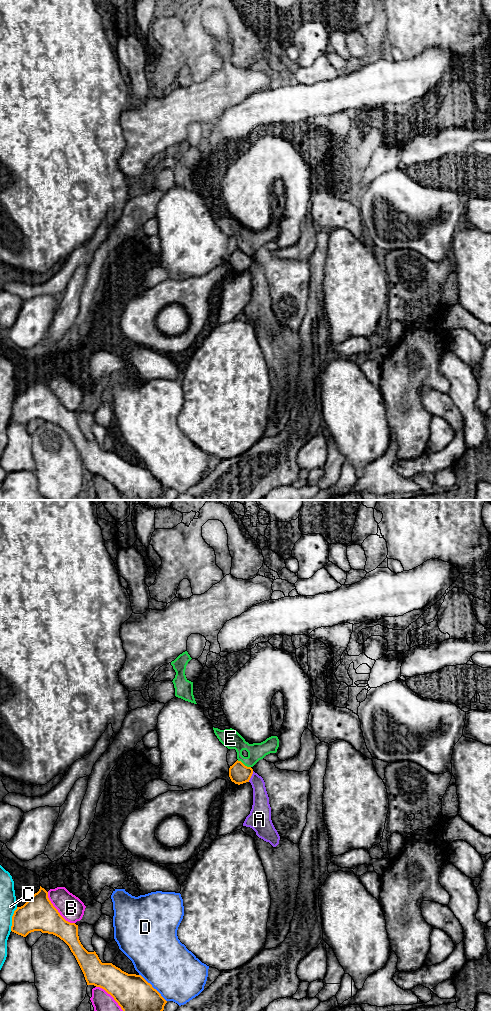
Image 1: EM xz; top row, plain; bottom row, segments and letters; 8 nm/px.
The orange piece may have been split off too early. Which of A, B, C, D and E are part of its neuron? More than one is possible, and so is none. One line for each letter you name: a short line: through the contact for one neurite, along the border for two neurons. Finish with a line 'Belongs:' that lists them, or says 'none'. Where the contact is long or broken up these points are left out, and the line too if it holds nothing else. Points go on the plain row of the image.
Belongs: none

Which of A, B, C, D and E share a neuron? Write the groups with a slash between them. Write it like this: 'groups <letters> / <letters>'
groups A E / B / C / D

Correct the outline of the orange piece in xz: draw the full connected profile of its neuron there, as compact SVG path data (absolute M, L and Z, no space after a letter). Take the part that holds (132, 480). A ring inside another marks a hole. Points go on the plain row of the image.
M40 374L37 381L31 384L28 389L21 395L17 395L12 404L11 419L26 425L29 421L34 419L41 419L42 421L53 422L63 428L70 436L71 440L75 444L83 462L87 473L94 473L104 477L110 482L114 488L121 495L123 500L162 500L167 489L161 484L161 482L152 475L141 463L128 462L116 455L112 451L102 451L96 440L88 440L81 432L78 424L78 413L66 409L53 394L48 386L48 380Z

